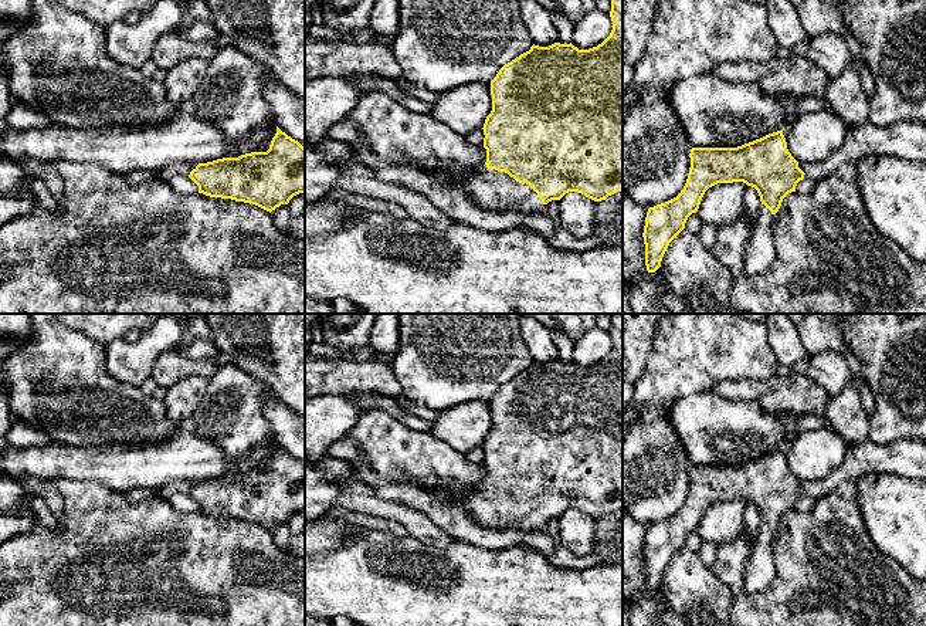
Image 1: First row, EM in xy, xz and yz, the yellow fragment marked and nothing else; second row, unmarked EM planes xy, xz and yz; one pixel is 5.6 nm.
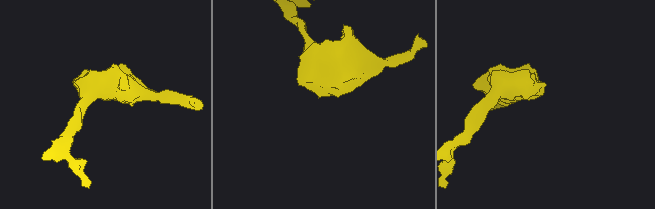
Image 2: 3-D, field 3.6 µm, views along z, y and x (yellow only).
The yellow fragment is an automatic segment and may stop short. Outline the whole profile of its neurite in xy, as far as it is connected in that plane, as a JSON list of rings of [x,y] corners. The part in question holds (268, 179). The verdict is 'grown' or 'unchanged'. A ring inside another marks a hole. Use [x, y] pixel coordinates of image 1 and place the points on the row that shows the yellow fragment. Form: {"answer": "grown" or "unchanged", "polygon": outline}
{"answer": "grown", "polygon": [[[277,126],[267,152],[251,152],[199,165],[170,163],[155,170],[153,176],[166,182],[173,176],[189,176],[199,186],[199,193],[255,204],[271,213],[281,204],[288,204],[294,196],[305,193],[305,148]]]}

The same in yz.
{"answer": "grown", "polygon": [[[898,122],[892,126],[881,128],[866,123],[857,129],[849,129],[844,145],[824,162],[798,163],[787,149],[783,131],[769,133],[760,139],[737,148],[692,148],[691,168],[686,183],[681,193],[661,204],[649,207],[644,226],[645,265],[648,273],[655,273],[661,267],[662,257],[669,243],[685,229],[685,223],[692,213],[696,213],[705,192],[718,183],[743,182],[757,190],[760,196],[759,213],[750,219],[752,236],[744,248],[744,271],[747,274],[762,274],[769,270],[774,260],[774,246],[771,238],[771,220],[779,212],[783,199],[796,192],[800,180],[810,179],[820,182],[837,172],[844,163],[858,163],[859,159],[871,155],[891,155],[913,162],[926,162],[926,126],[917,122]]]}

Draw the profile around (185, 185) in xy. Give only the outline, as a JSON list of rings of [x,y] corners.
[[[173,176],[169,180],[172,189],[183,194],[196,194],[199,193],[199,186],[189,176]]]

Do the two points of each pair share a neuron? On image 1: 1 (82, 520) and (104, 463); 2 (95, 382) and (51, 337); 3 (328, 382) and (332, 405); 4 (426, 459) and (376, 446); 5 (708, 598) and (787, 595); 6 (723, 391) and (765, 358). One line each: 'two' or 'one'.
1: two
2: one
3: two
4: one
5: two
6: two

